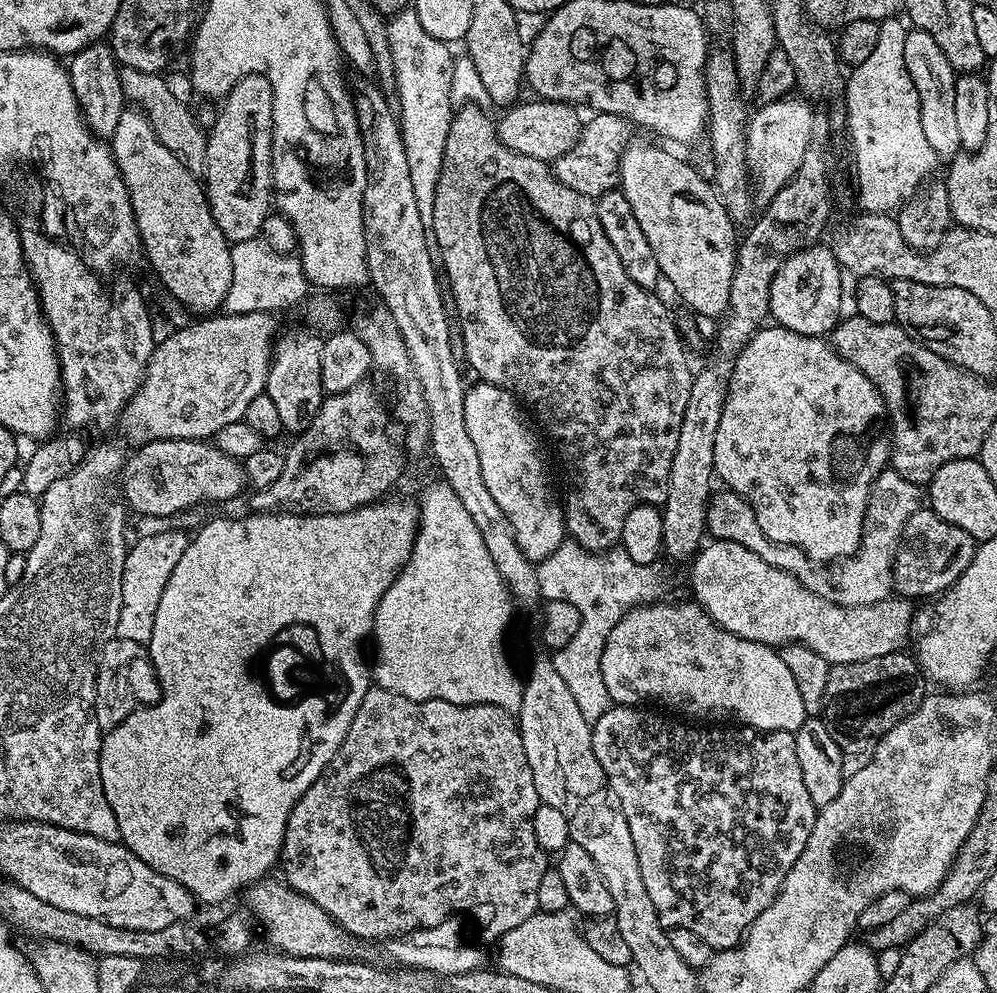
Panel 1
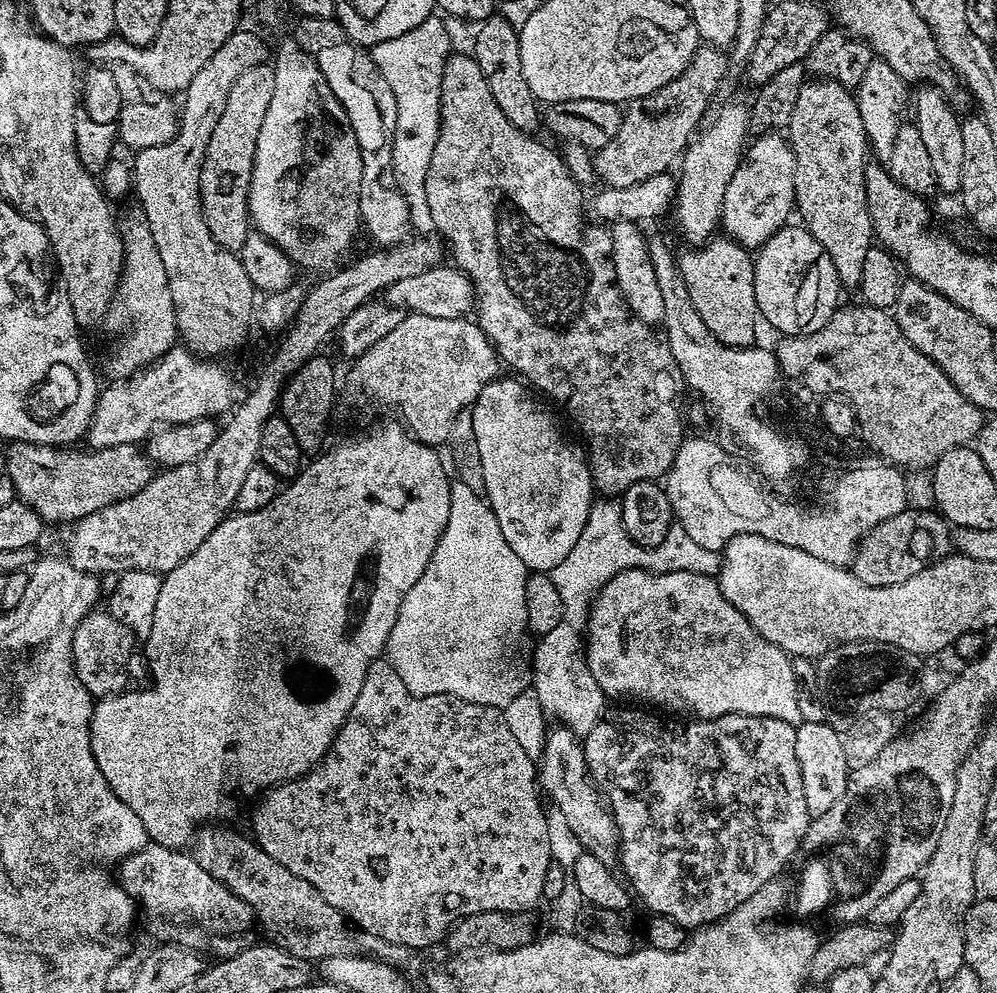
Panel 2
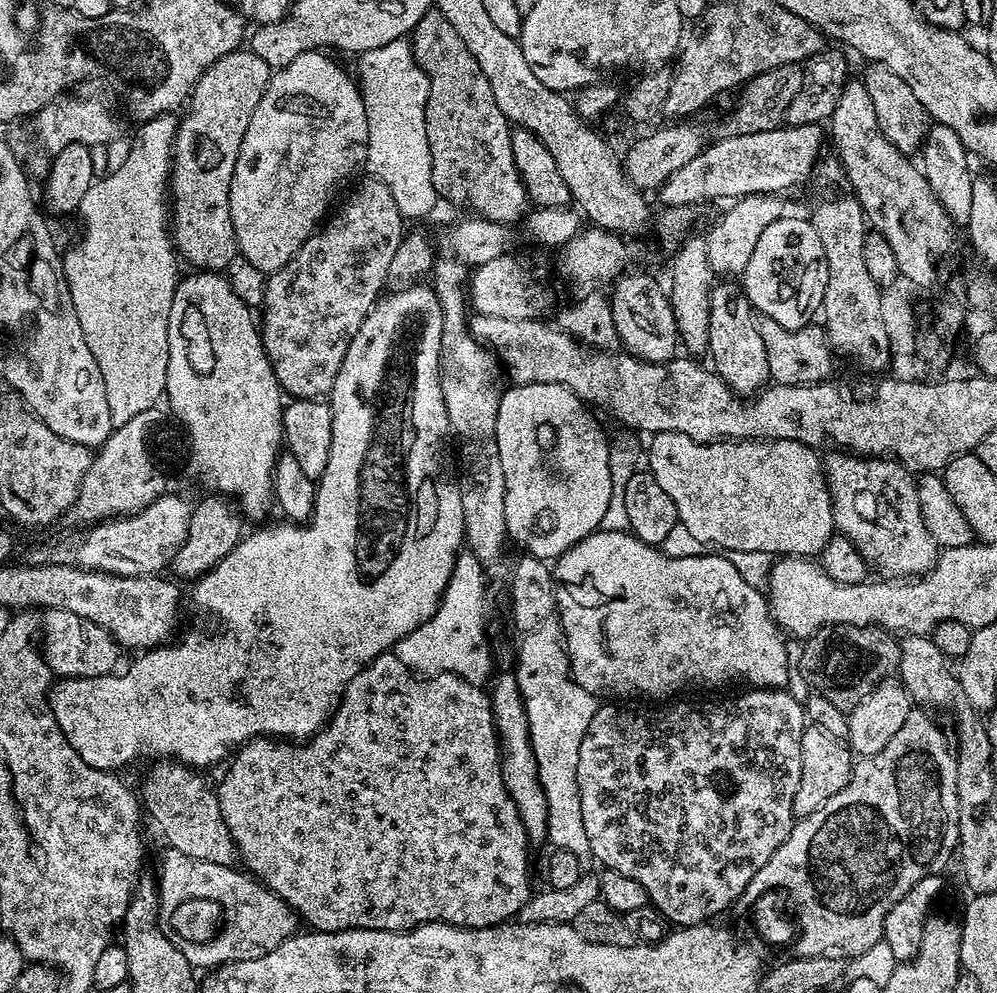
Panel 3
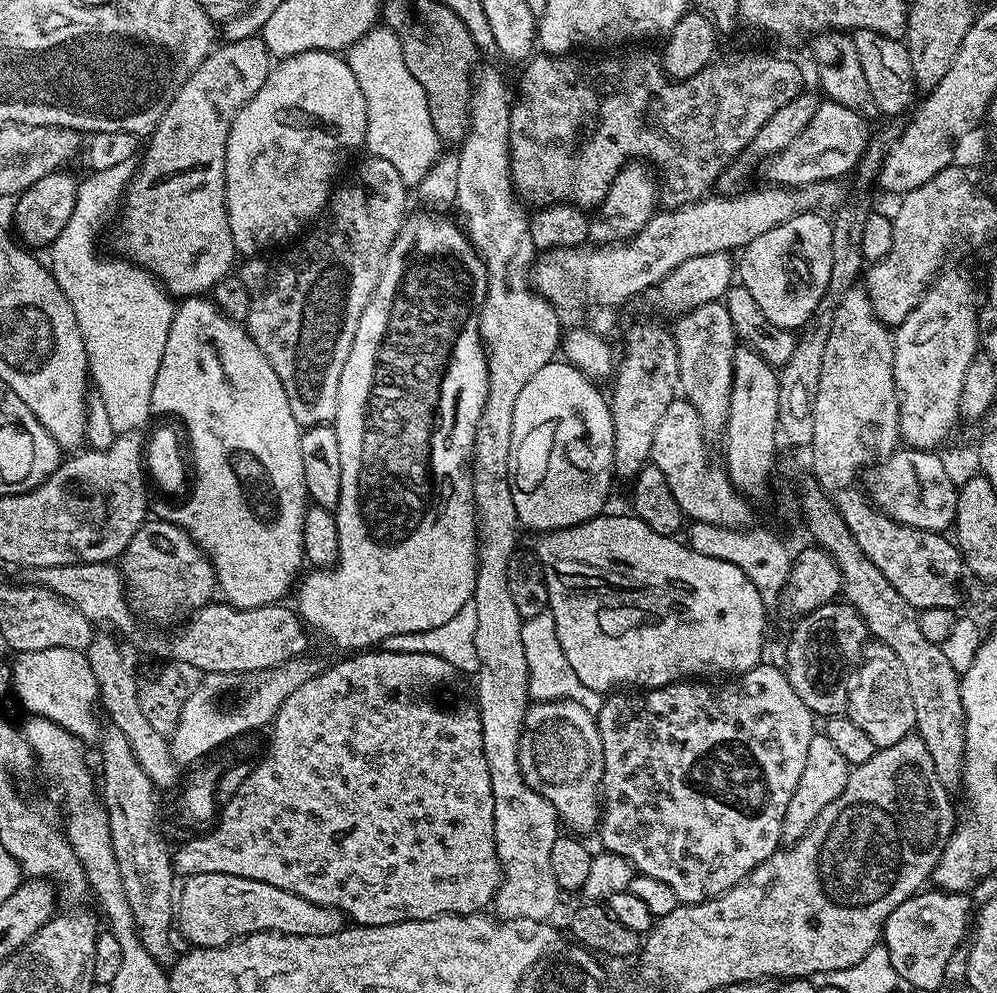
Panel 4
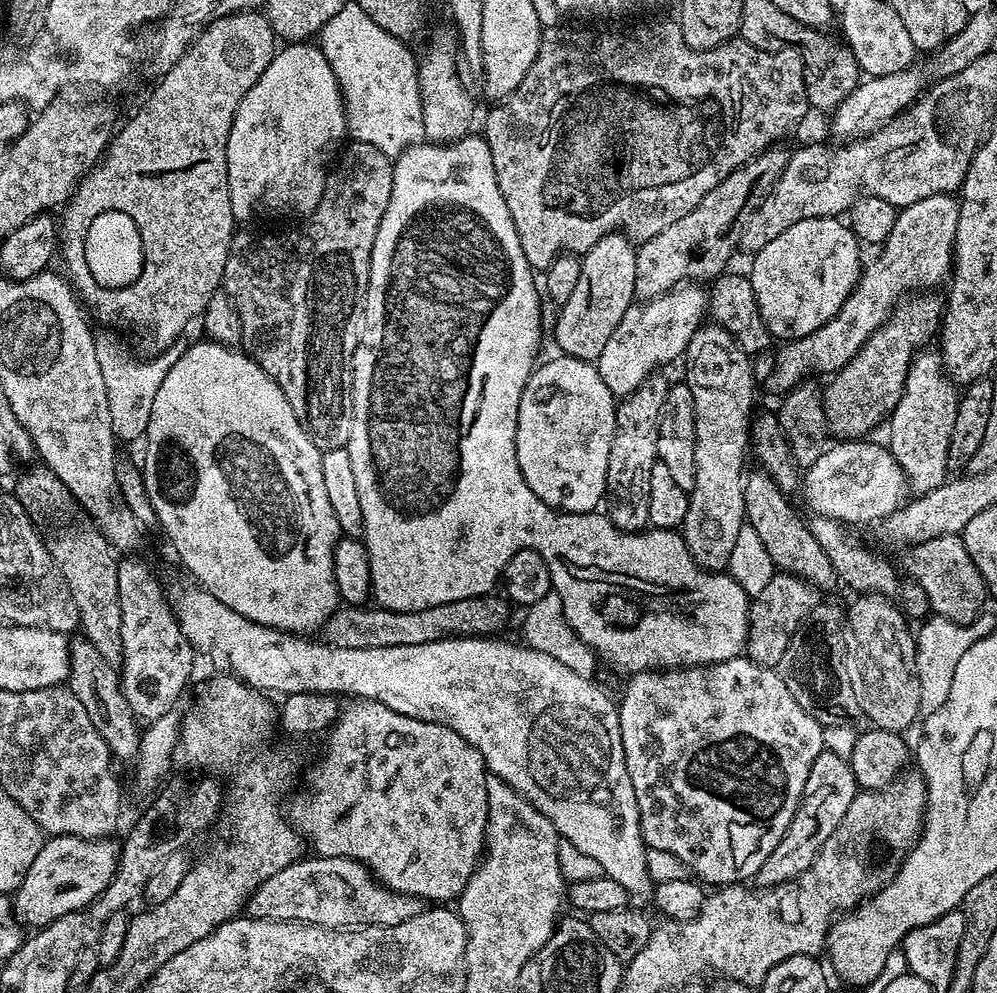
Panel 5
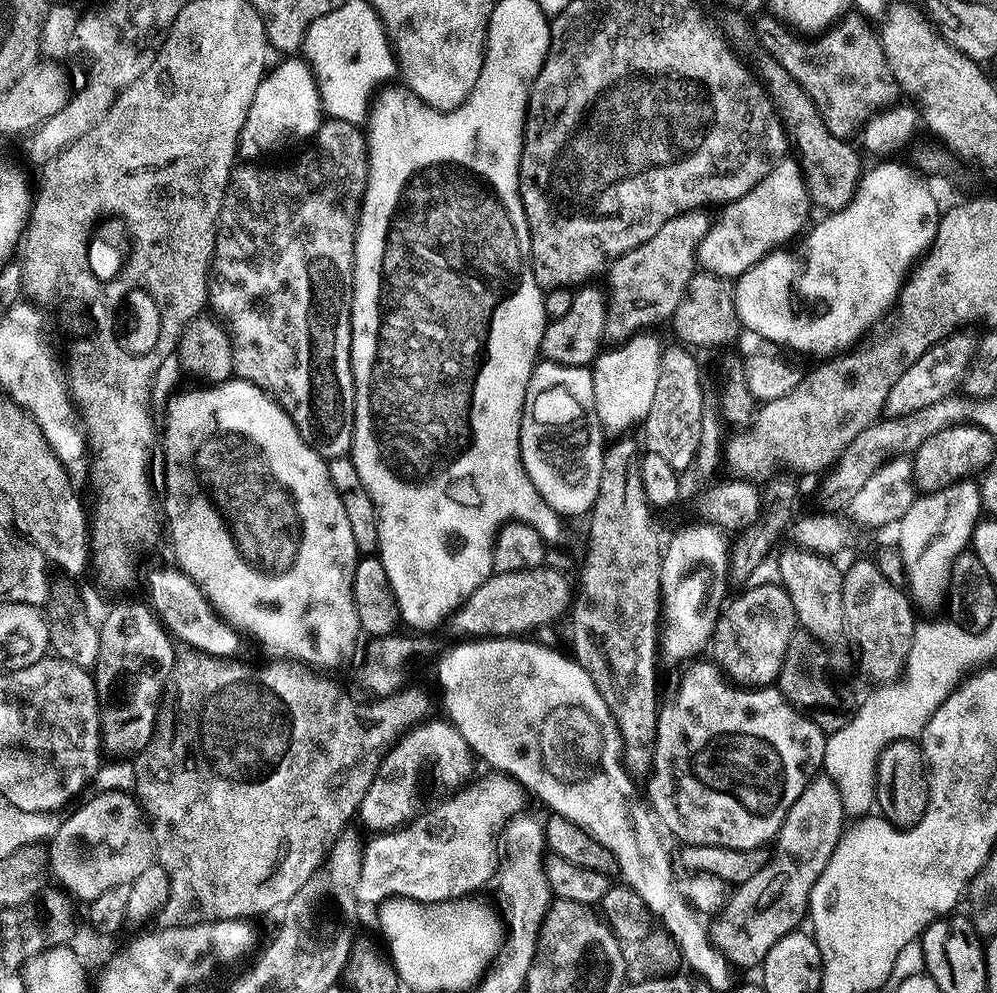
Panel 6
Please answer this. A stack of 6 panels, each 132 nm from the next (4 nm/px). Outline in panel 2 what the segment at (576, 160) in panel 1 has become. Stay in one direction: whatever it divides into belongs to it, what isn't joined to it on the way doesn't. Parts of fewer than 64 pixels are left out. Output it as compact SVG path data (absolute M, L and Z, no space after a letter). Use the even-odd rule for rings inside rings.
M701 46L674 82L666 82L654 94L631 101L623 109L618 134L595 153L594 172L600 184L610 188L628 187L669 171L709 115L708 99L715 94L716 83L727 68L730 60L721 49Z

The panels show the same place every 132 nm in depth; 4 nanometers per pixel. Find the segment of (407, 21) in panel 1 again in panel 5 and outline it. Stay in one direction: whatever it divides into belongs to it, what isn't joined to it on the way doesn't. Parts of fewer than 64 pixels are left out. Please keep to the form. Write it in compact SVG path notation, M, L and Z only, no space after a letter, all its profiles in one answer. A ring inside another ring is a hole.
M345 2L342 10L338 10L338 14L334 14L334 18L330 18L330 22L326 22L320 29L318 46L324 51L326 62L330 62L330 70L334 70L334 78L344 96L348 136L355 143L378 146L382 154L395 158L425 139L418 60L415 55L412 57L405 41L394 38L394 34L386 34L386 30L382 30L382 26L378 26L378 22L374 22L374 18L362 10L362 6L355 2Z

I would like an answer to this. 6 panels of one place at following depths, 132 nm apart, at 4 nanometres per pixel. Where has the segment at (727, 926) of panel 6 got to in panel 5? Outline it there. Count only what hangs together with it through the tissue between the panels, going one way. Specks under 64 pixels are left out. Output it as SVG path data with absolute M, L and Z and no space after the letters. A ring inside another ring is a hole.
M827 750L814 758L814 766L810 766L810 778L806 778L806 786L802 790L802 798L798 802L798 810L786 830L782 834L782 842L774 846L770 858L762 862L760 871L754 880L757 885L771 886L793 880L802 870L806 870L814 862L818 850L826 846L826 838L838 830L838 822L842 822L842 814L846 814L850 802L854 802L858 785L854 778L851 763L845 757Z

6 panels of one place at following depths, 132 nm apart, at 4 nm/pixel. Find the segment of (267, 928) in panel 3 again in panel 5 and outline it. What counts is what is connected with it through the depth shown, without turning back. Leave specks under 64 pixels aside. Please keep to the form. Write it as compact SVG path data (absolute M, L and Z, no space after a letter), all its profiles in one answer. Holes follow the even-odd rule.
M315 854L296 860L290 866L278 870L278 874L263 880L248 897L246 905L247 915L253 920L297 920L303 924L317 924L323 928L341 930L366 928L370 924L398 926L398 922L406 922L421 911L421 901L416 897L403 896L385 888L363 864L359 864L356 860Z

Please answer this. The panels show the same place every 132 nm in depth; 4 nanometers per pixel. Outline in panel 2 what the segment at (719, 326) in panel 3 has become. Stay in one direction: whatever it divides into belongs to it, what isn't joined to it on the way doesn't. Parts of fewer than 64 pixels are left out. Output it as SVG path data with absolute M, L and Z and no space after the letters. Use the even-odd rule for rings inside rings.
M713 238L707 244L692 246L689 252L680 252L678 263L680 272L684 275L686 291L690 293L690 302L694 302L694 310L698 310L698 318L706 322L706 330L731 348L746 348L757 343L756 320L758 324L758 313L756 310L756 295L754 294L754 256L747 248L737 244L734 240L727 238Z

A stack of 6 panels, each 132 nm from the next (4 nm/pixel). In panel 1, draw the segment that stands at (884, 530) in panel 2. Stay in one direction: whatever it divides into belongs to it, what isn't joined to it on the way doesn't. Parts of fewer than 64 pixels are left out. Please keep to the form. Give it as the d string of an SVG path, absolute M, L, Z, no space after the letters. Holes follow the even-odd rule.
M921 506L906 522L896 546L894 557L894 588L901 597L939 597L951 588L952 583L970 566L978 542L966 530L950 526L931 507Z

